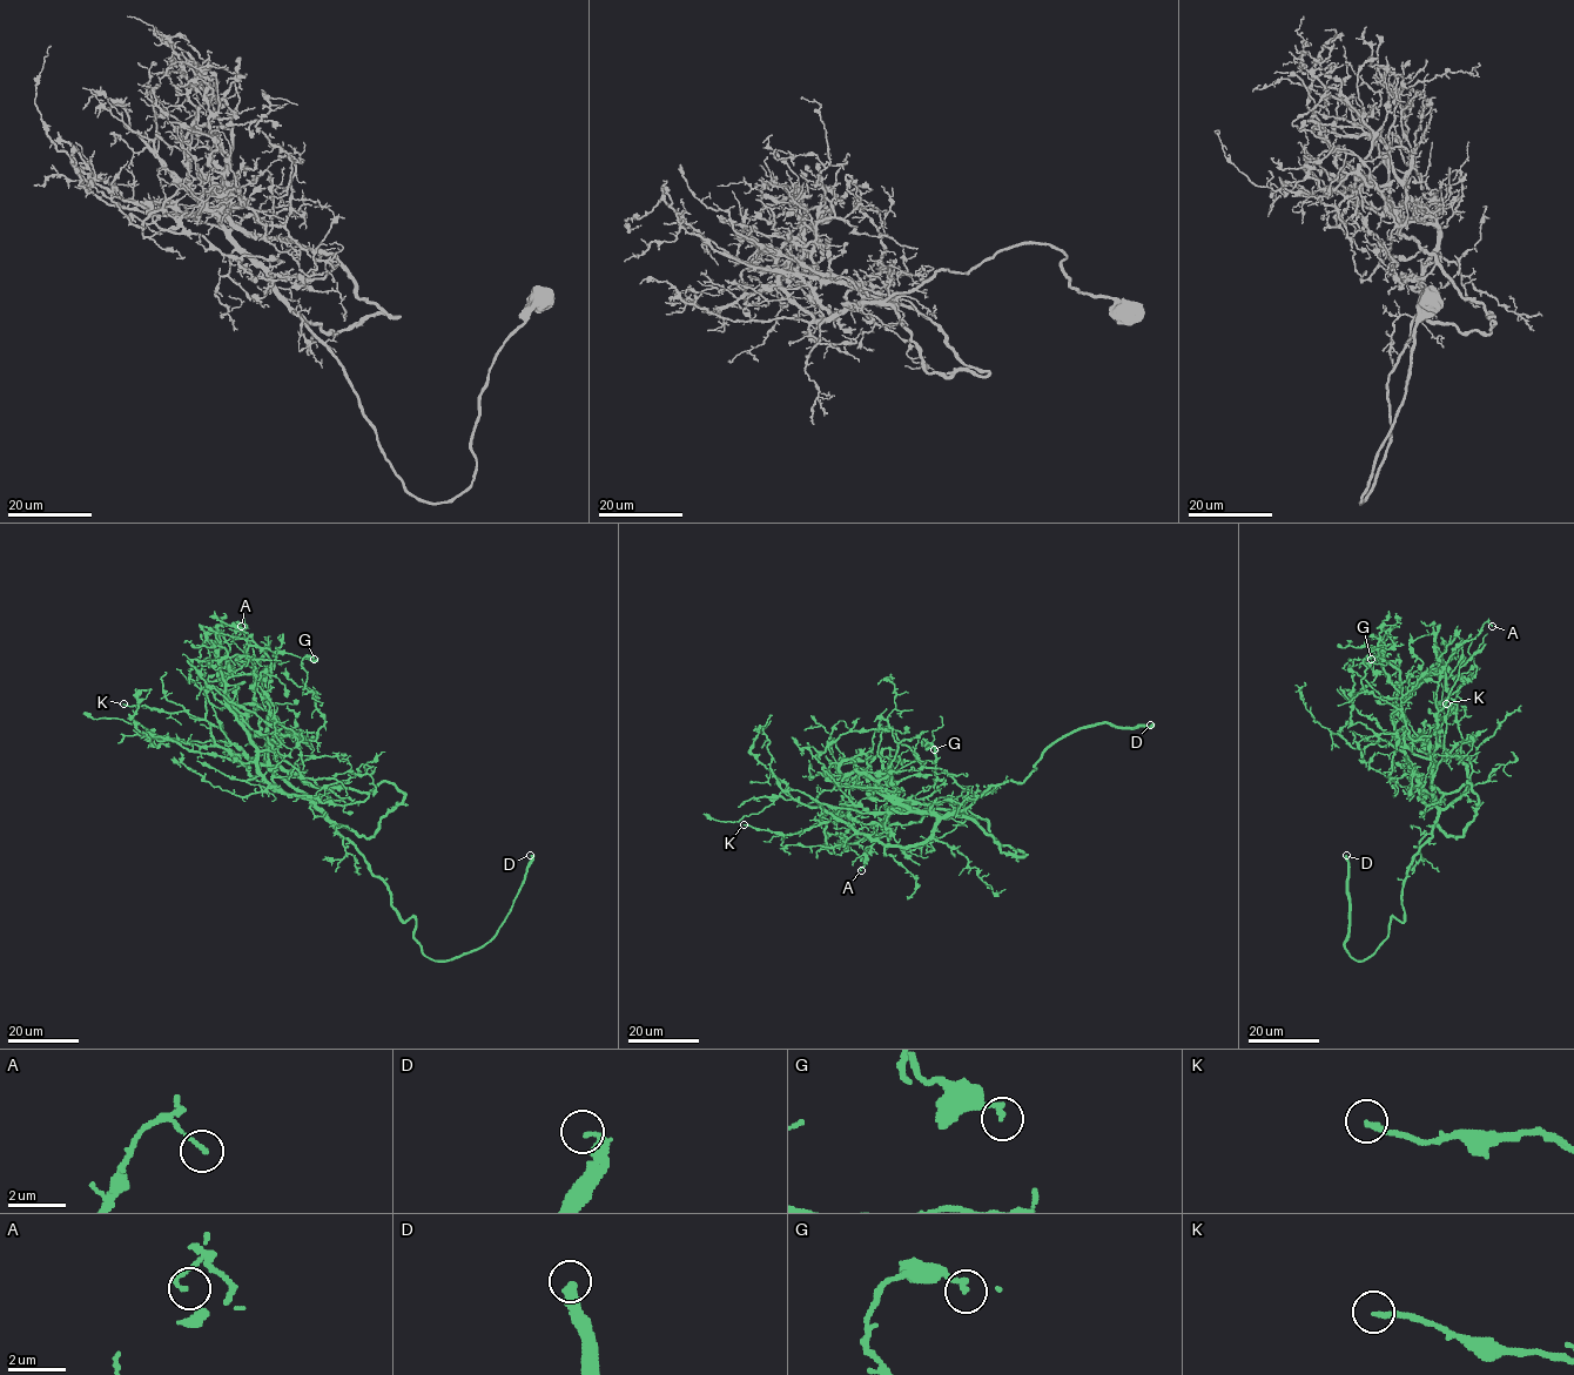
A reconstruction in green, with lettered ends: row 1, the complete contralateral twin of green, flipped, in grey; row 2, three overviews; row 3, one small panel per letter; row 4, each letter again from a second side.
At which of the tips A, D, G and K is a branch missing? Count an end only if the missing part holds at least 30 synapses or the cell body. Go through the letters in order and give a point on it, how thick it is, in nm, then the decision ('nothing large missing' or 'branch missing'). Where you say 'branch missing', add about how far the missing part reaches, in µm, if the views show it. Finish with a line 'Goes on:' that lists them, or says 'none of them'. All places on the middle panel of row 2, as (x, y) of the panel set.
A: (861, 870) | 120 nm | nothing large missing
D: (1150, 725) | 280 nm | branch missing | 15 µm
G: (934, 749) | 180 nm | nothing large missing
K: (744, 824) | 150 nm | nothing large missing
Goes on: D

